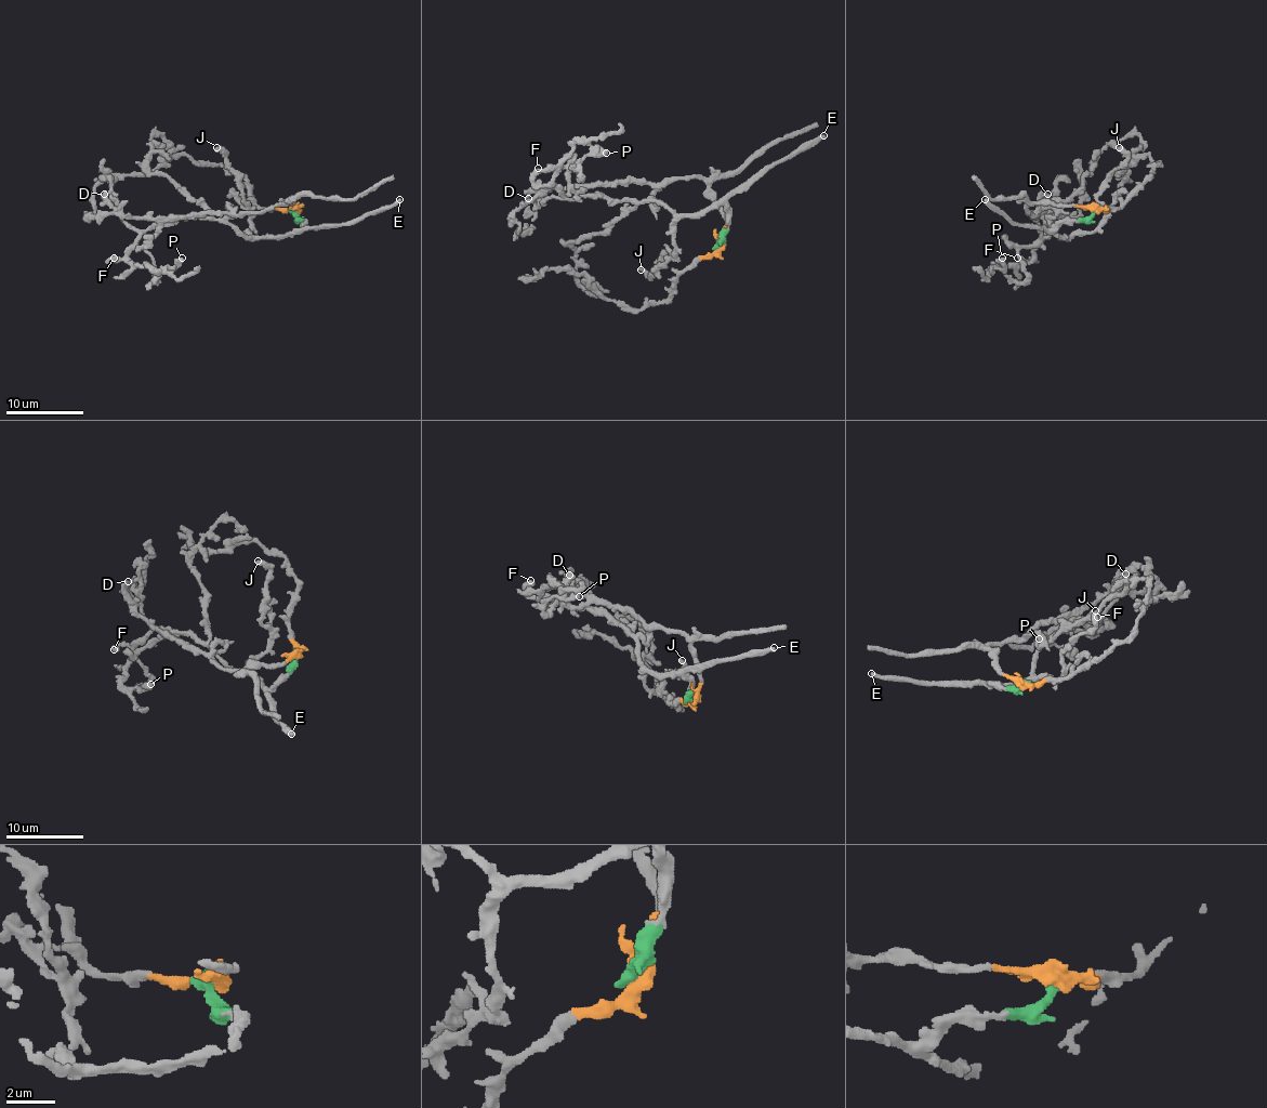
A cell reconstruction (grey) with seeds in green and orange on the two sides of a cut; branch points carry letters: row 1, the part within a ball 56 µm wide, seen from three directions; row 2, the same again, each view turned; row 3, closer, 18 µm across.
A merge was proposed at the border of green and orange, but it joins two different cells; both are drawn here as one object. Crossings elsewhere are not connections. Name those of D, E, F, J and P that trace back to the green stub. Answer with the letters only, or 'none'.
E, F, J

